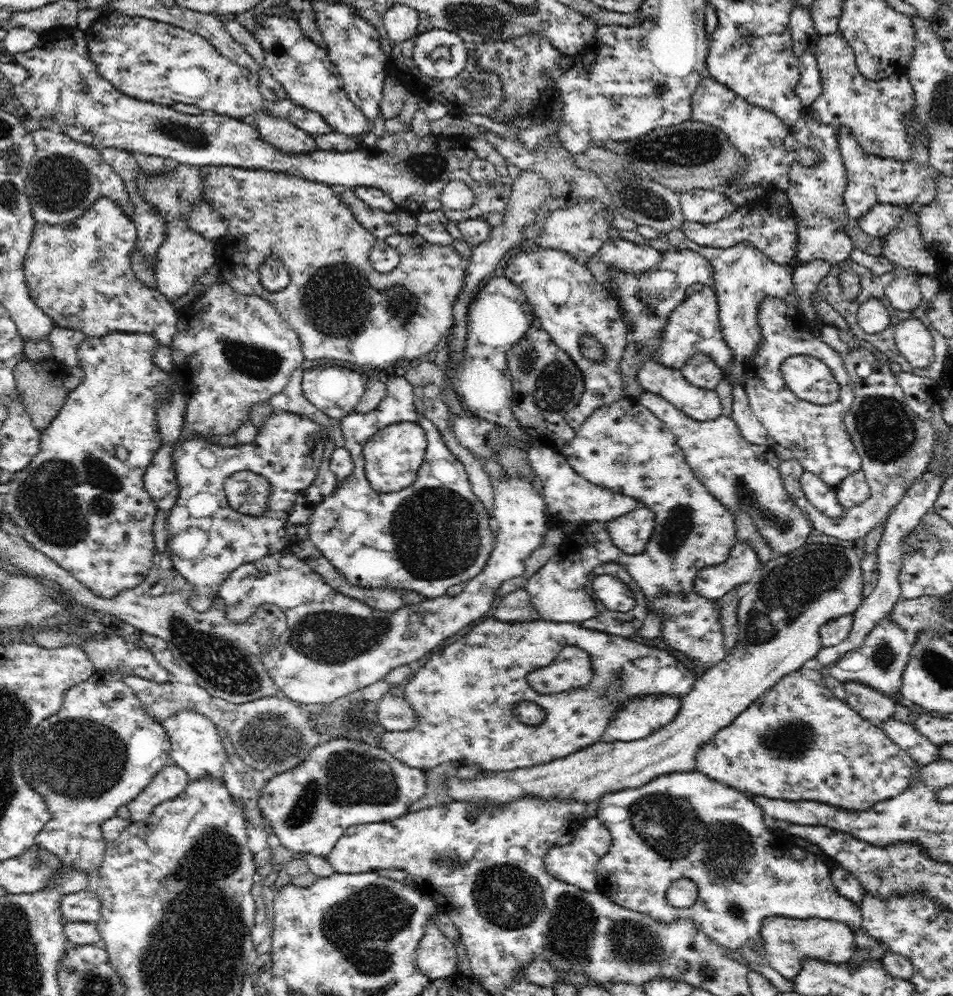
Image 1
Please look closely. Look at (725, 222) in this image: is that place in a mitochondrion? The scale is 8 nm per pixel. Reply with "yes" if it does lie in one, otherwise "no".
no

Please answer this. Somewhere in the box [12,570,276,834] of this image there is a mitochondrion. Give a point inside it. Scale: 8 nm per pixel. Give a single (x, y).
(80, 759)

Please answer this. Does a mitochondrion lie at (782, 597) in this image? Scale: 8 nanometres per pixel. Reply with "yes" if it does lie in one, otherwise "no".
yes

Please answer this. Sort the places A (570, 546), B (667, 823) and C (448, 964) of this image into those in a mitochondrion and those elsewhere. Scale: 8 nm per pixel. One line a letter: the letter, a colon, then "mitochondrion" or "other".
A: other
B: mitochondrion
C: other

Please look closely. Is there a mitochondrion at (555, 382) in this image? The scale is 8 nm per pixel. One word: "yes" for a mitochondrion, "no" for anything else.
yes

